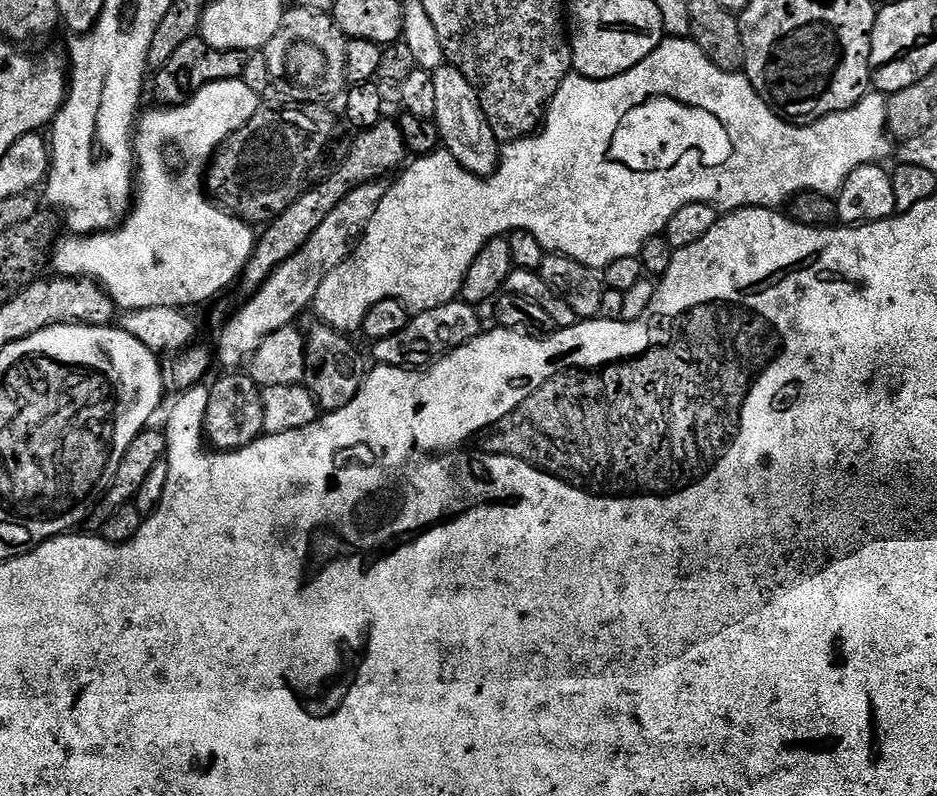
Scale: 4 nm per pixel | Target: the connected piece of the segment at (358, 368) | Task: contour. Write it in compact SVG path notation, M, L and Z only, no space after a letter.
M316 322L312 329L306 332L306 347L308 349L308 372L306 385L313 393L324 412L342 410L362 390L364 379L369 374L369 365L364 365L364 356L351 344L345 333L329 324Z

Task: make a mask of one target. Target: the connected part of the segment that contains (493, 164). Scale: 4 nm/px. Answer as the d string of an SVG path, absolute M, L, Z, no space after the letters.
M451 66L435 69L434 86L438 90L438 110L434 121L443 147L468 172L485 178L491 176L500 167L502 144L488 121L484 107L480 105L480 94L476 87Z

